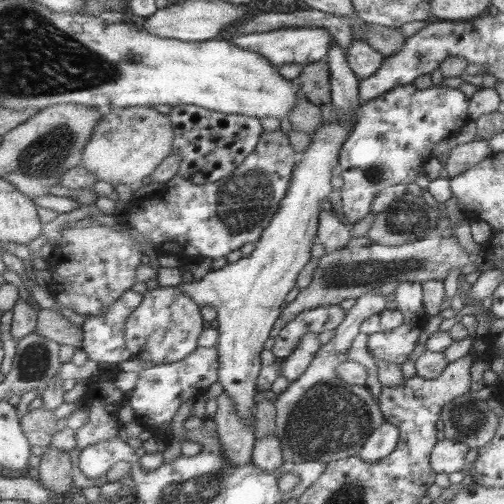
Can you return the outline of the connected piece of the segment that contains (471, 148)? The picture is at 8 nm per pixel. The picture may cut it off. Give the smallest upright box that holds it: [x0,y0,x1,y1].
[446,139,492,178]

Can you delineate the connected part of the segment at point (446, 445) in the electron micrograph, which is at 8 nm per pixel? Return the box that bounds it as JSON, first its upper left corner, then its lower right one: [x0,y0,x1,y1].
[430,438,470,475]

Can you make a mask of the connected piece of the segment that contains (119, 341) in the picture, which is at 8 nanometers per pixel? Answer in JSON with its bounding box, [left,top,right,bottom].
[82,291,142,366]

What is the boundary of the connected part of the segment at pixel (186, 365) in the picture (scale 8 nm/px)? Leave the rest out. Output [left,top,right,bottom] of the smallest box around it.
[128,346,220,429]

